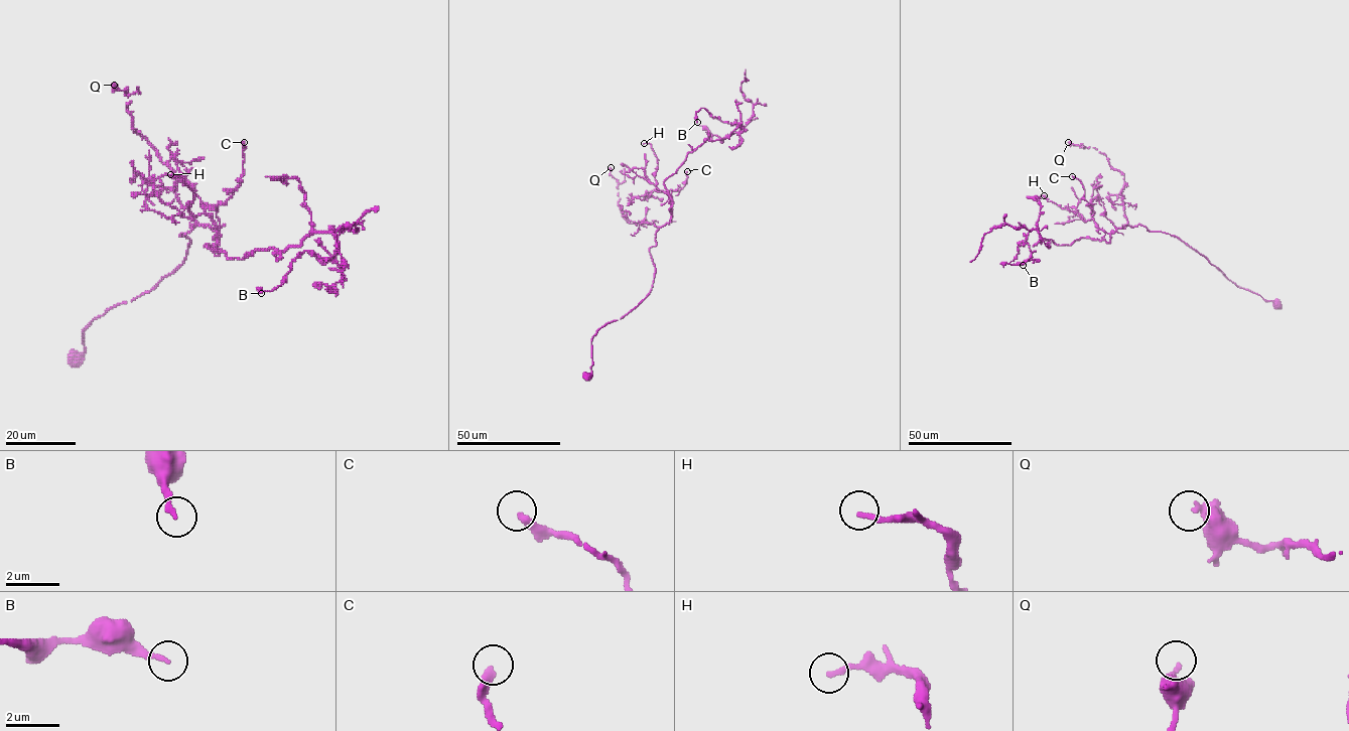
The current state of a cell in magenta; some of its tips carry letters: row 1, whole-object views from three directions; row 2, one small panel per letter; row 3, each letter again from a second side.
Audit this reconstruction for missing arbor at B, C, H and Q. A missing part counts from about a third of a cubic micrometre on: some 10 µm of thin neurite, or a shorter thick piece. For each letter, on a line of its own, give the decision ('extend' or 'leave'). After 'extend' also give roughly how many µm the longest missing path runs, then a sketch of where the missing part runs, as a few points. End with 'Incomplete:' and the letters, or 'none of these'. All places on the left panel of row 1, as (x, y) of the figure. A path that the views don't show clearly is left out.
B: leave
C: leave
H: leave
Q: leave
Incomplete: none of these

